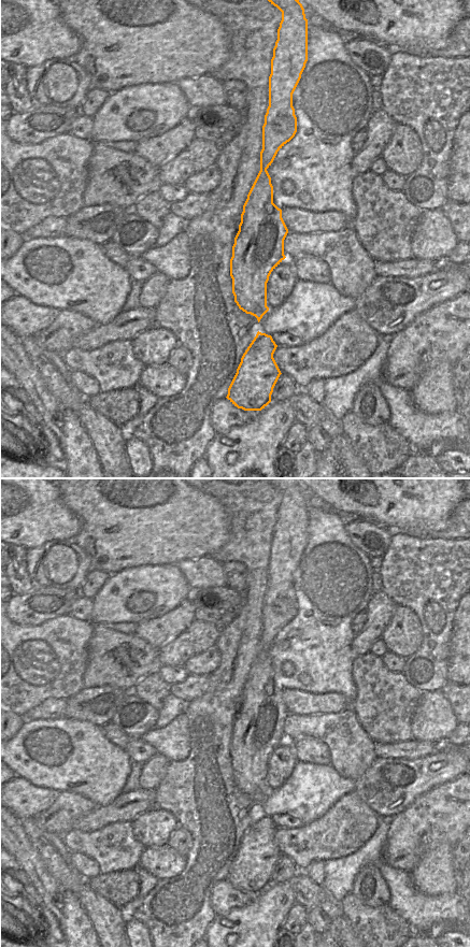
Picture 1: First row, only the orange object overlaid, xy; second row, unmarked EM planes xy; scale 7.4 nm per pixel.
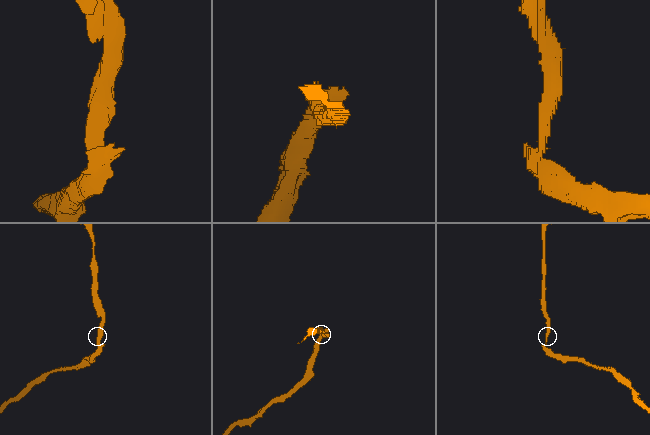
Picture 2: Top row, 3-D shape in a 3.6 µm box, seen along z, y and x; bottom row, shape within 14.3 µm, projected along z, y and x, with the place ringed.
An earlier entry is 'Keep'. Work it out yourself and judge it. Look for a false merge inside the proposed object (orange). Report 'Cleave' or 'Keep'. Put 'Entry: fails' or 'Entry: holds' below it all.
Cleave.
Entry: fails

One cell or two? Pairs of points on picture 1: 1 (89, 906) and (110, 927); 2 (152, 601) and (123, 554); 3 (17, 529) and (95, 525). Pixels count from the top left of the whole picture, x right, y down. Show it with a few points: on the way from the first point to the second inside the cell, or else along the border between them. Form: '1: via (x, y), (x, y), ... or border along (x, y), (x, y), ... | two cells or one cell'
1: via (95, 912), (104, 921) | one cell
2: border along (156, 564), (128, 567), (110, 574) | two cells
3: border along (66, 505), (81, 529), (60, 540) | two cells

